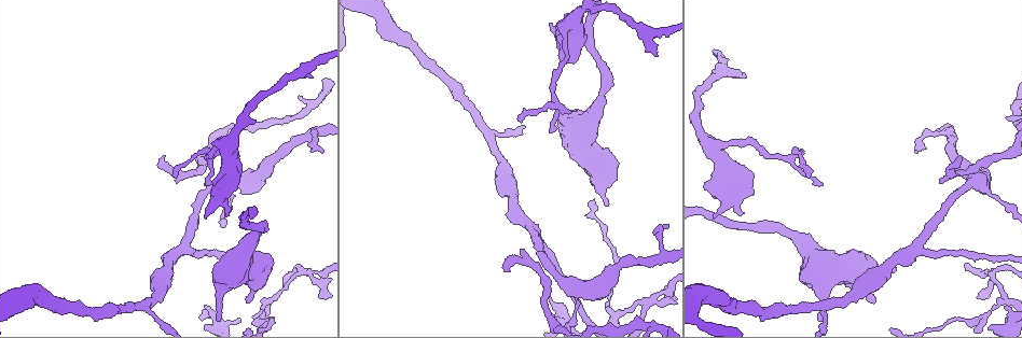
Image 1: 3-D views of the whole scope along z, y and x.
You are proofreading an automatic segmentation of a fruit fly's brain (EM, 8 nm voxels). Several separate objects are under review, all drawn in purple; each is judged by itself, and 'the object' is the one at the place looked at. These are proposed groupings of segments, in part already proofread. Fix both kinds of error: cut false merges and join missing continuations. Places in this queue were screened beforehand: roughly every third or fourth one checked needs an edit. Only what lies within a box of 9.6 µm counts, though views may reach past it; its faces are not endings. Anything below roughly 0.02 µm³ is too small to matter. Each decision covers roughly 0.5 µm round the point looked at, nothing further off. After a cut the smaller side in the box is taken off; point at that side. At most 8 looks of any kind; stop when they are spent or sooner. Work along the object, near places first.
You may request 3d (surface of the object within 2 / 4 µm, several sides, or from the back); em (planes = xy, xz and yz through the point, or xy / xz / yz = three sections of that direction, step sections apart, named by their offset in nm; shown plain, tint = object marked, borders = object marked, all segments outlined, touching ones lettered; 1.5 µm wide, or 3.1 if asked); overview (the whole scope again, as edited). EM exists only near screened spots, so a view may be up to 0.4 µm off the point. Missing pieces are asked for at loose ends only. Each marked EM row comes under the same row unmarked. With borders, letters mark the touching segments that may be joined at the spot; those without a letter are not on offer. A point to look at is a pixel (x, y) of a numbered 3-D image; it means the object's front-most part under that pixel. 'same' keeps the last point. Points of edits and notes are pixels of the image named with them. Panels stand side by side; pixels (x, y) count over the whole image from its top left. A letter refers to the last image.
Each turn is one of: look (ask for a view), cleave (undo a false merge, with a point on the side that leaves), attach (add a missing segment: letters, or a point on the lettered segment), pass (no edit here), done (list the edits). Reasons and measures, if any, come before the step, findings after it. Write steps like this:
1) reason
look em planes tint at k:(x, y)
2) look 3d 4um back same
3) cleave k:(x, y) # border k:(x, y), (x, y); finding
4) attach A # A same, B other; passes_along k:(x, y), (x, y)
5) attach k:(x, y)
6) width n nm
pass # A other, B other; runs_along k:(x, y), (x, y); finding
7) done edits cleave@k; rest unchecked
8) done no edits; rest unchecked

free end
look em planes borders at 1:(746, 78)

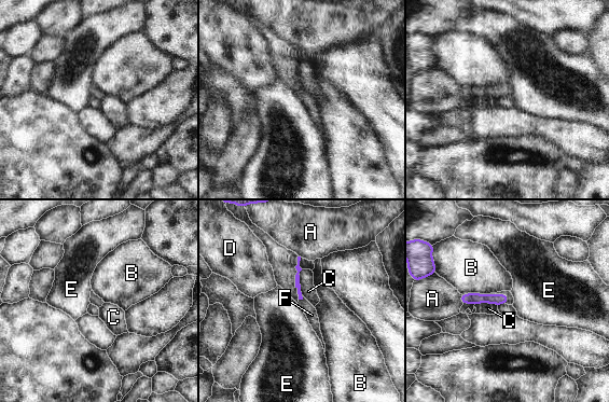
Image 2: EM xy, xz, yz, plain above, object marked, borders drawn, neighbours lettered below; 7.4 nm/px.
attach F # A other, B other, C other, D other, E other, F same; passes_along 2:(472, 297), (499, 294), (510, 301); the cell continues

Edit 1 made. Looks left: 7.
look overview

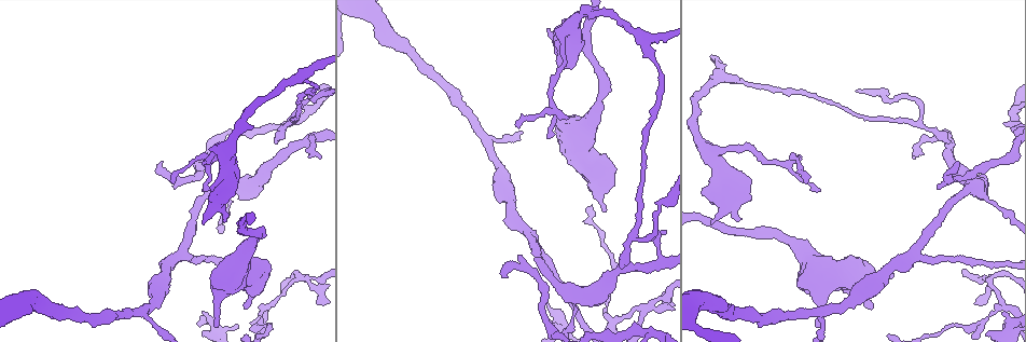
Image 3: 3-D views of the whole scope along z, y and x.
tapers out
look 3d 4um at 3:(203, 190)

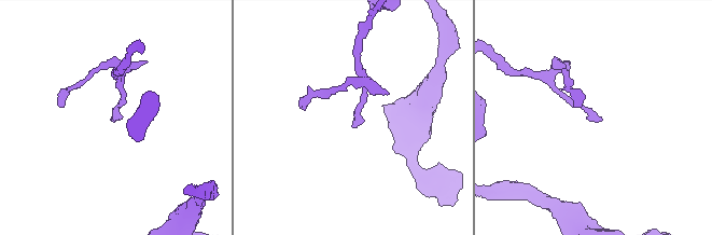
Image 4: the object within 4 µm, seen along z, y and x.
look em xy step 4 tint at 4:(352, 127)

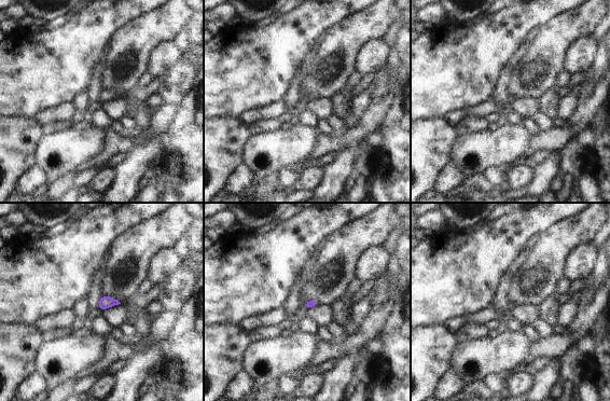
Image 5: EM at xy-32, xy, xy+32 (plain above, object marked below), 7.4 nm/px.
look em planes borders same

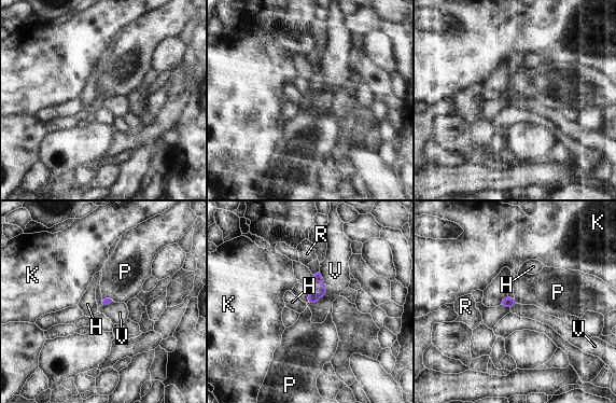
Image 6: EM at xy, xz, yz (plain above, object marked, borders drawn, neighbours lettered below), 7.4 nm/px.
pass # H other, K other, P other, R other, V other; border 6:(320, 269), (326, 293), (308, 304); no lettered segment goes on from it

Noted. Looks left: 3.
look em planes borders at 3:(605, 211)

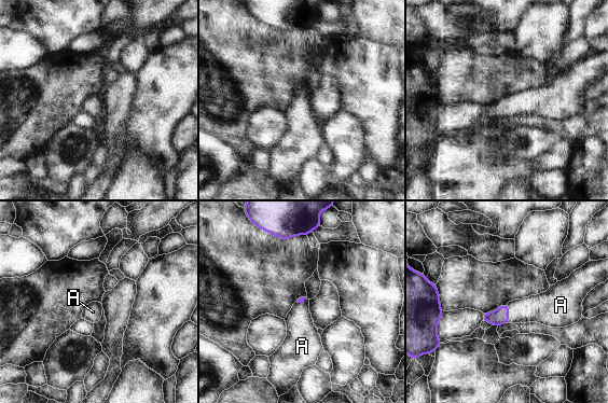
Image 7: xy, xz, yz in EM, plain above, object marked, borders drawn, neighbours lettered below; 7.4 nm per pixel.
attach A # A same; passes_along 7:(500, 316), (508, 314), (540, 308); it goes on there

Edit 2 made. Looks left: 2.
done edits attach@2, attach@7; rest unchecked

